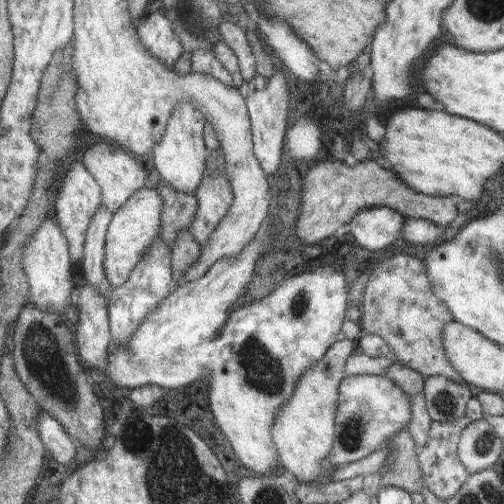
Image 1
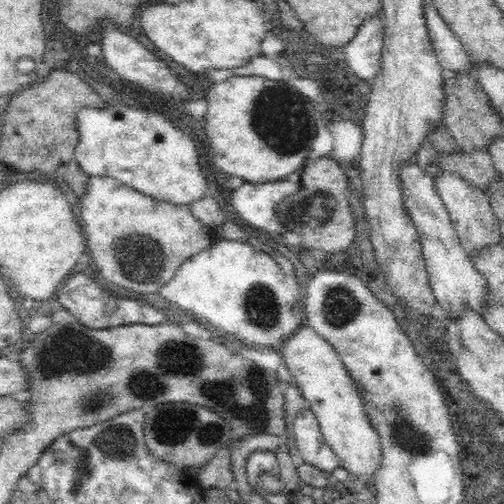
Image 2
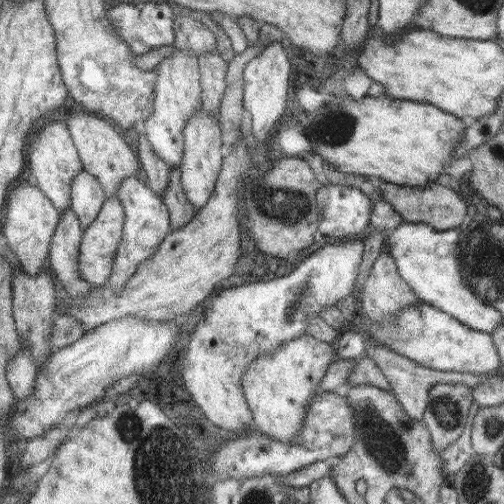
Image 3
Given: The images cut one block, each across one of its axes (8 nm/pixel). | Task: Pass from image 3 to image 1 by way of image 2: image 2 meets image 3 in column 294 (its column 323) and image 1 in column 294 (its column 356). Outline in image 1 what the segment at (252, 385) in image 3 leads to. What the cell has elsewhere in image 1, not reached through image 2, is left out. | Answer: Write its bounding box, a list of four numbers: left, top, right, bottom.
[271,340,357,484]

